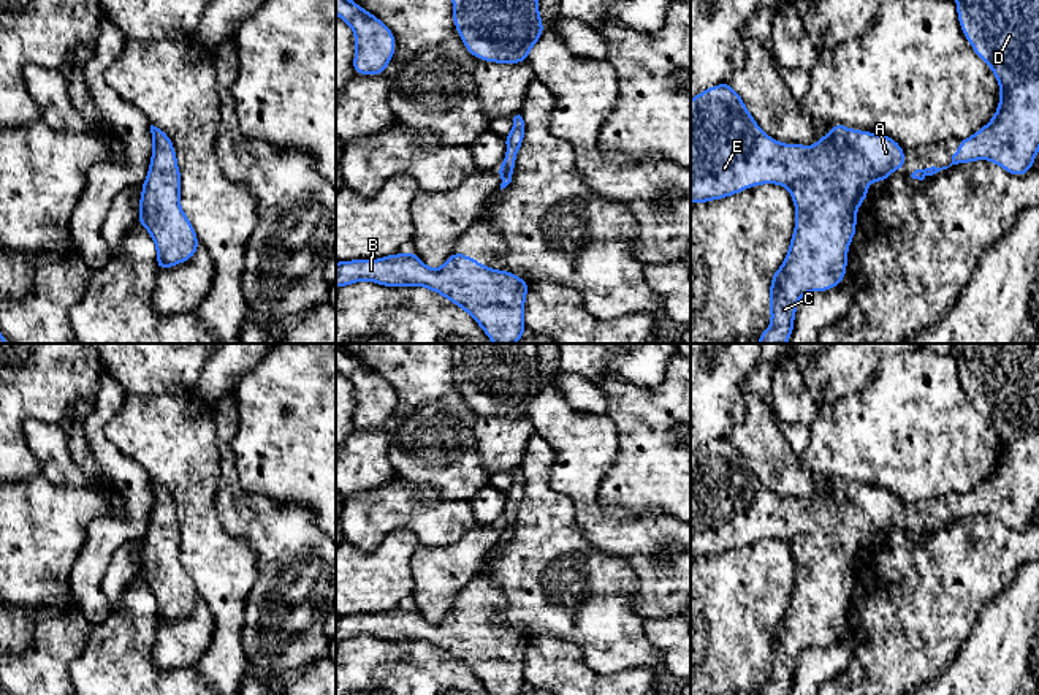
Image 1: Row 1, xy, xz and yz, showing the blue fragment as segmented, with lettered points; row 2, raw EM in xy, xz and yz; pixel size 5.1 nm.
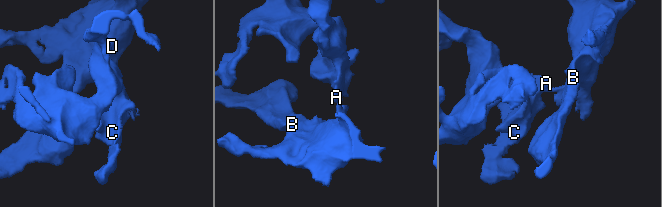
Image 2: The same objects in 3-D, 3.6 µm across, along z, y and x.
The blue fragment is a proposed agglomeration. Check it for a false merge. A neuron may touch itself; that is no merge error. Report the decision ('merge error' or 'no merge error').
no merge error

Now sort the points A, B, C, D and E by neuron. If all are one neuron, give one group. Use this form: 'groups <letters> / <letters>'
groups A B C D E

